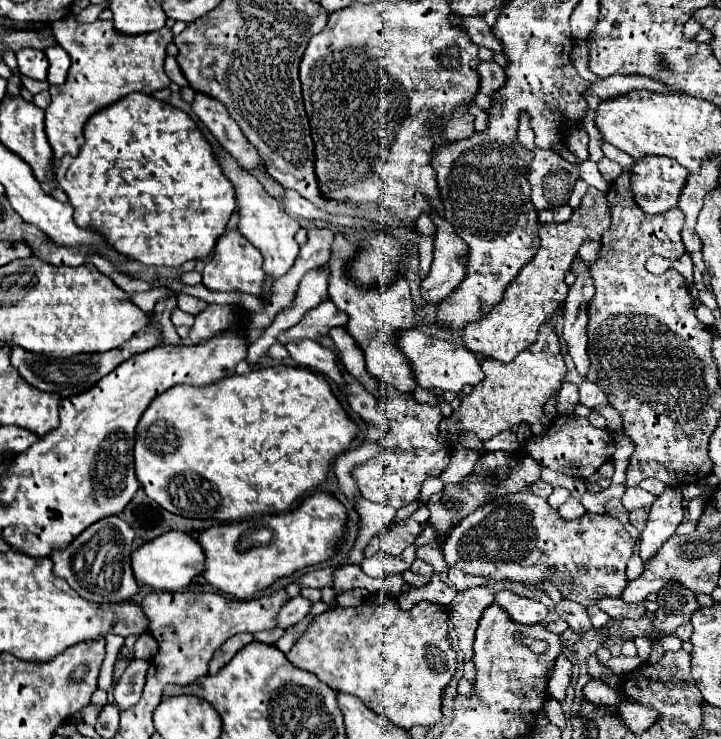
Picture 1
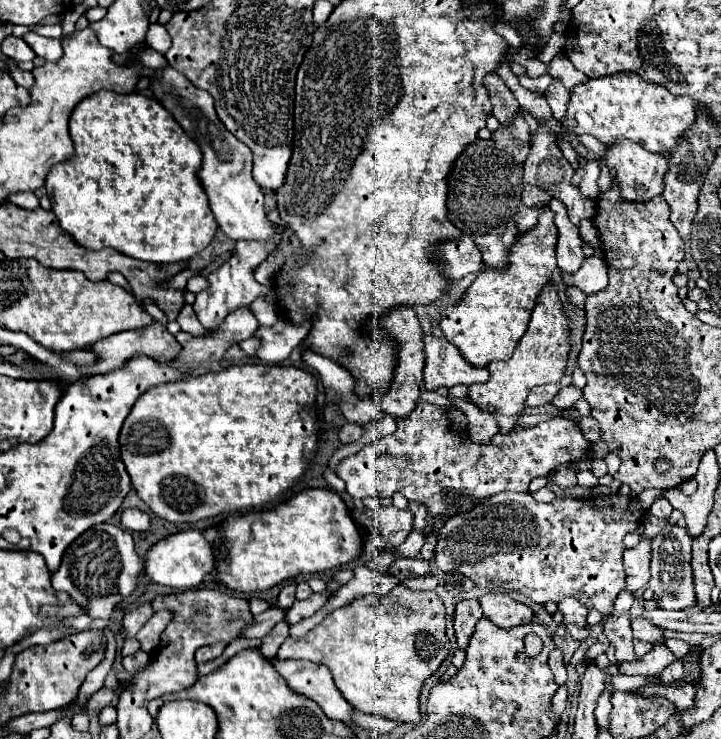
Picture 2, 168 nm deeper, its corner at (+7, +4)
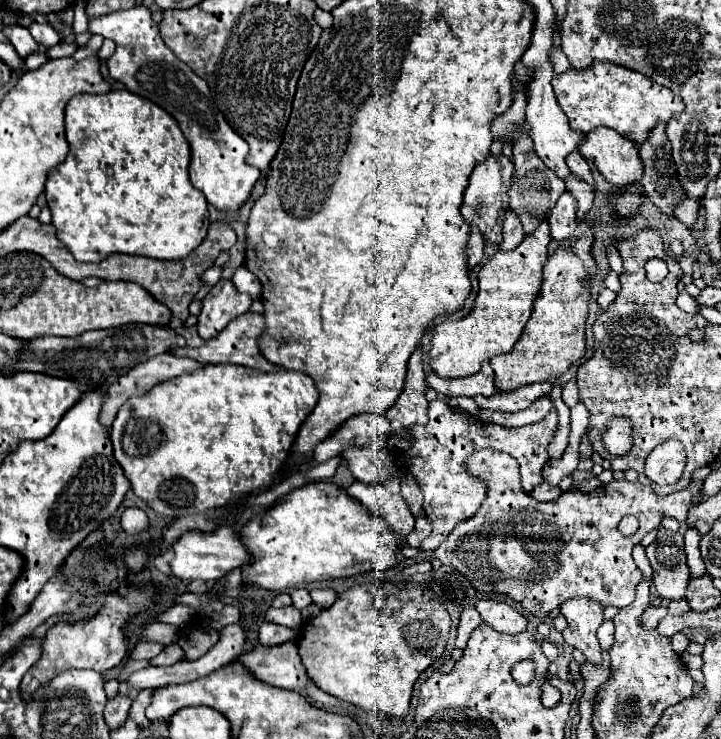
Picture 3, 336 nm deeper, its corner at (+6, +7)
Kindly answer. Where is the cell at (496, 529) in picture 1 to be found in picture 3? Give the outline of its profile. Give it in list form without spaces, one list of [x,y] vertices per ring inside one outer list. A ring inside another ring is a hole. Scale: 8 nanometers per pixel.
[[[496,450],[474,452],[472,458],[468,458],[466,462],[466,469],[485,483],[488,493],[486,502],[482,502],[478,514],[462,520],[446,536],[446,540],[434,550],[434,556],[442,564],[448,564],[458,572],[462,572],[478,592],[508,594],[512,600],[520,602],[530,614],[538,618],[544,618],[564,600],[580,598],[580,596],[596,600],[602,606],[616,606],[616,608],[628,606],[628,602],[634,600],[634,588],[642,578],[642,572],[632,560],[632,548],[642,540],[642,536],[658,528],[662,514],[668,514],[684,522],[688,516],[688,508],[700,496],[700,484],[690,484],[680,492],[660,498],[654,494],[650,486],[644,486],[640,482],[630,484],[628,480],[612,480],[610,484],[602,484],[594,492],[570,490],[564,492],[554,502],[536,502],[530,494],[522,490],[518,482],[518,462],[514,462],[510,454]],[[628,514],[638,518],[640,528],[634,536],[624,538],[618,532],[618,522]]]

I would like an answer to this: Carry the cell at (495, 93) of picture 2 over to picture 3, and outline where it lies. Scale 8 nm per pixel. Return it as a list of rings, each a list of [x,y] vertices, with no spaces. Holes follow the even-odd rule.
[[[520,126],[510,132],[510,138],[514,140],[514,144],[512,144],[512,160],[514,160],[514,166],[516,166],[516,170],[512,174],[512,186],[510,186],[510,192],[508,192],[510,210],[514,210],[522,218],[526,234],[532,234],[536,230],[538,222],[546,220],[550,208],[554,208],[558,196],[566,190],[566,184],[552,170],[548,170],[542,164],[542,160],[534,154],[532,140],[520,130]]]

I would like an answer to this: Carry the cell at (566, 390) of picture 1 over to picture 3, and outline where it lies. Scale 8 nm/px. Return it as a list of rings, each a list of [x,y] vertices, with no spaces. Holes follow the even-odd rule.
[[[540,382],[540,384],[530,384],[530,386],[522,386],[510,394],[494,394],[494,396],[478,396],[474,398],[476,404],[480,408],[488,408],[488,410],[502,410],[502,412],[520,412],[524,408],[528,408],[534,400],[546,396],[552,392],[552,384],[548,382]]]

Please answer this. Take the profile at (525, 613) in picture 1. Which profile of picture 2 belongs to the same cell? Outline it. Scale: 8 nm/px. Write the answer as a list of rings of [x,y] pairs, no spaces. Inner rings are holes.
[[[485,593],[479,597],[479,603],[483,607],[483,617],[501,629],[513,629],[533,621],[533,611],[511,599],[507,593]]]

